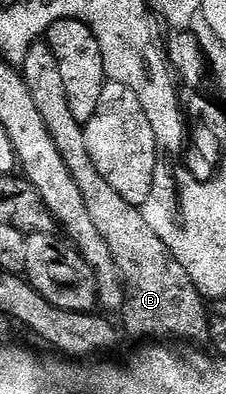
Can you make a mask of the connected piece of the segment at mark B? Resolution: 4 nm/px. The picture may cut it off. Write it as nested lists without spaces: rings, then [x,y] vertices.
[[[49,52],[27,53],[24,58],[24,77],[32,92],[32,100],[36,100],[36,108],[40,108],[40,116],[44,116],[44,124],[52,140],[56,140],[56,148],[60,148],[60,156],[64,156],[64,164],[68,164],[72,180],[76,180],[76,188],[80,188],[84,196],[85,207],[97,231],[107,241],[115,257],[123,286],[120,311],[123,329],[126,328],[134,336],[172,336],[192,340],[194,344],[200,344],[200,341],[207,343],[210,339],[210,314],[208,310],[194,310],[194,306],[198,306],[199,300],[203,299],[194,282],[170,254],[160,236],[152,232],[141,209],[128,204],[128,200],[120,197],[112,189],[112,184],[108,184],[100,172],[96,172],[92,156],[88,156],[83,123],[78,122],[76,116],[72,116],[72,108],[68,108],[64,76],[60,76],[60,64],[56,64],[56,56]]]

